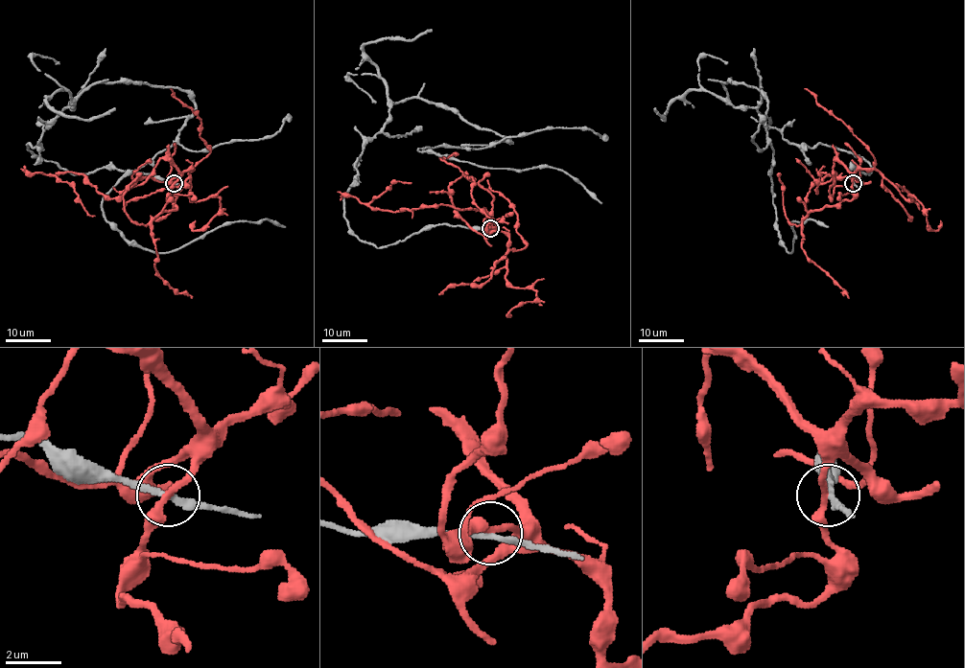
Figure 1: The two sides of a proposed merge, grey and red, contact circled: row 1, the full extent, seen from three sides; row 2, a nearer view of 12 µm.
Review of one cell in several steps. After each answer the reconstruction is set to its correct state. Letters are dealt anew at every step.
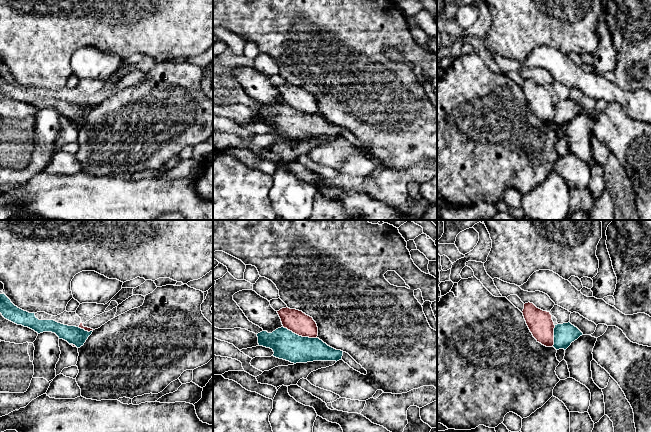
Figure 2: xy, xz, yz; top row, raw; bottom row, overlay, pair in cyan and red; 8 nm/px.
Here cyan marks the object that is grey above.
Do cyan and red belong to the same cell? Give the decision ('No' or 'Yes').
No

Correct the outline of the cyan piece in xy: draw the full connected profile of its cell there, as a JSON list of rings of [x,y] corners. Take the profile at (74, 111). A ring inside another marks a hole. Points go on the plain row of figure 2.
[[[4,69],[0,70],[0,89],[5,95],[17,101],[28,103],[38,110],[43,108],[55,109],[59,115],[63,115],[77,124],[83,122],[93,108],[85,107],[76,102],[64,101],[54,96],[39,96],[35,89],[29,89],[15,82]]]

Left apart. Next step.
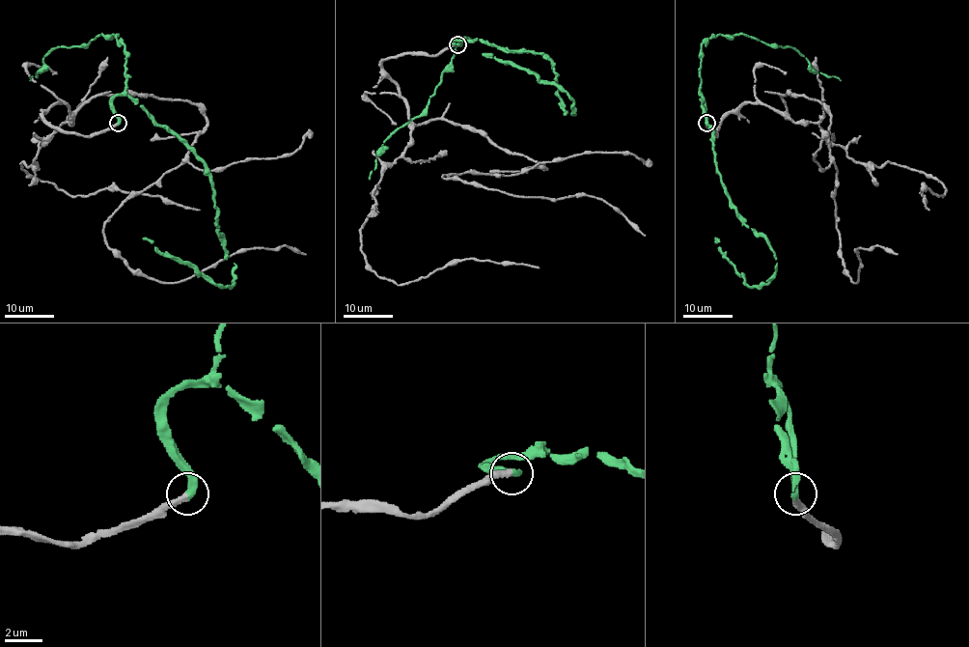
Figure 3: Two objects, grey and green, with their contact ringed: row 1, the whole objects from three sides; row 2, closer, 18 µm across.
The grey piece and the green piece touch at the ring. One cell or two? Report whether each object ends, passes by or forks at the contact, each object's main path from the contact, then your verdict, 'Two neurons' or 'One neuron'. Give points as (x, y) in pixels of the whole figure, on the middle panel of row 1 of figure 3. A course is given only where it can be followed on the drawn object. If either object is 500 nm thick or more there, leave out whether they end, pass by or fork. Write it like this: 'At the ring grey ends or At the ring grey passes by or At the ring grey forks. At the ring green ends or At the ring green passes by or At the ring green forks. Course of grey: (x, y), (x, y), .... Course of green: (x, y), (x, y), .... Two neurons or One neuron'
At the ring grey ends. At the ring green ends. Course of grey: (456, 45), (381, 62), (410, 121), (482, 130), (545, 169), (444, 179), (523, 197), (597, 197), (645, 236). Course of green: (456, 45), (452, 42), (487, 42), (544, 55), (553, 64), (565, 113), (574, 114), (566, 92), (482, 53). One neuron

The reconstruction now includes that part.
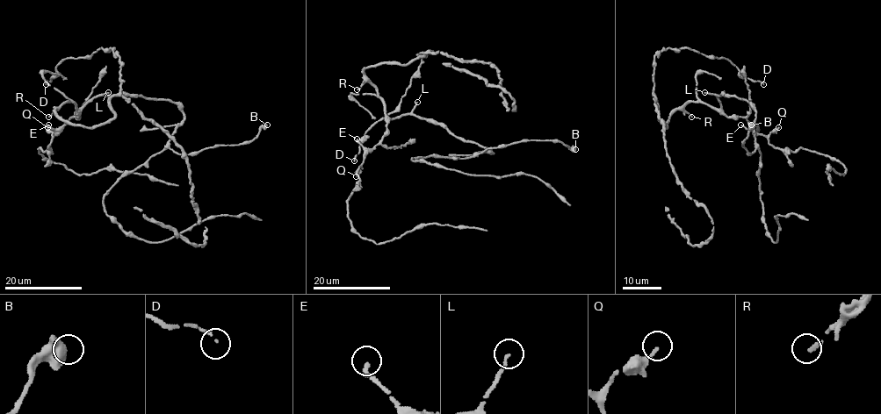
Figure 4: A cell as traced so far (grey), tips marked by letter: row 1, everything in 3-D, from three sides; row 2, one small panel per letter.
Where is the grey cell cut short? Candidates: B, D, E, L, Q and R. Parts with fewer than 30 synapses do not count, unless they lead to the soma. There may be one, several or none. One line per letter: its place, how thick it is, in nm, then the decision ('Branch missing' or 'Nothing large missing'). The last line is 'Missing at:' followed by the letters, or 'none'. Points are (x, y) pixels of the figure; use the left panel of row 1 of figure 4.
B: Place: (267, 124). Thickness 550 nm. Nothing large missing
D: Place: (46, 84). Thickness 110 nm. Nothing large missing
E: Place: (48, 124). Thickness 190 nm. Nothing large missing
L: Place: (108, 92). Thickness 150 nm. Nothing large missing
Q: Place: (47, 127). Thickness 190 nm. Nothing large missing
R: Place: (48, 117). Thickness 170 nm. Branch missing
Missing at: R

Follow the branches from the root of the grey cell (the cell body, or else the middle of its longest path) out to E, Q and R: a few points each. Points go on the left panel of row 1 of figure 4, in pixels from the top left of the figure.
E: (77, 109), (78, 115), (71, 117), (58, 129), (48, 124)
Q: (77, 109), (78, 115), (72, 117), (54, 136), (47, 127)
R: (77, 109), (73, 103), (67, 102), (48, 117)

